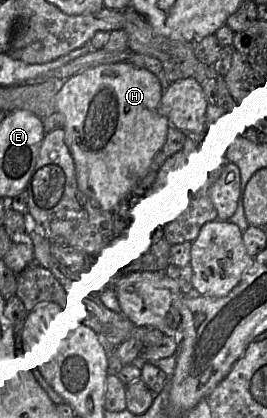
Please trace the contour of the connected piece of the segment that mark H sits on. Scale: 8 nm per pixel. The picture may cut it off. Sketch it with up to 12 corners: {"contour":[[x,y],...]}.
{"contour":[[102,64],[55,96],[78,188],[137,206],[169,120],[151,72]]}

